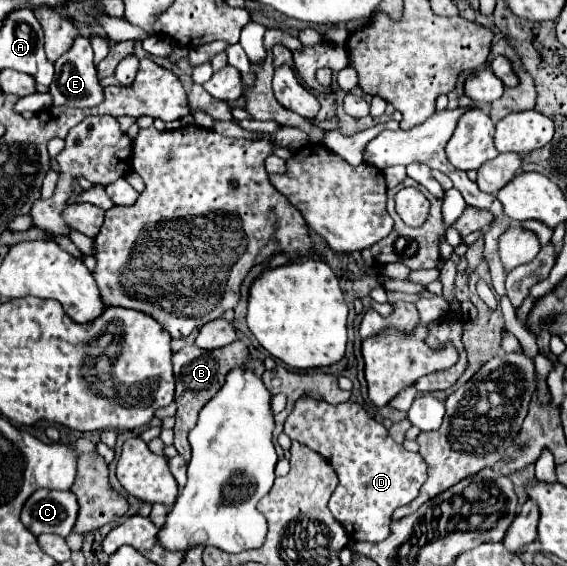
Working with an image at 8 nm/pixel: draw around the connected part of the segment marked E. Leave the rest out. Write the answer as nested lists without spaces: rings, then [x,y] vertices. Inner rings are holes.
[[[77,37],[73,49],[69,49],[69,53],[63,53],[57,61],[55,61],[55,77],[53,83],[49,85],[49,93],[53,97],[53,105],[65,105],[65,107],[97,107],[105,97],[103,97],[103,87],[99,85],[99,77],[97,77],[97,69],[93,65],[93,49],[89,39],[85,37]]]

